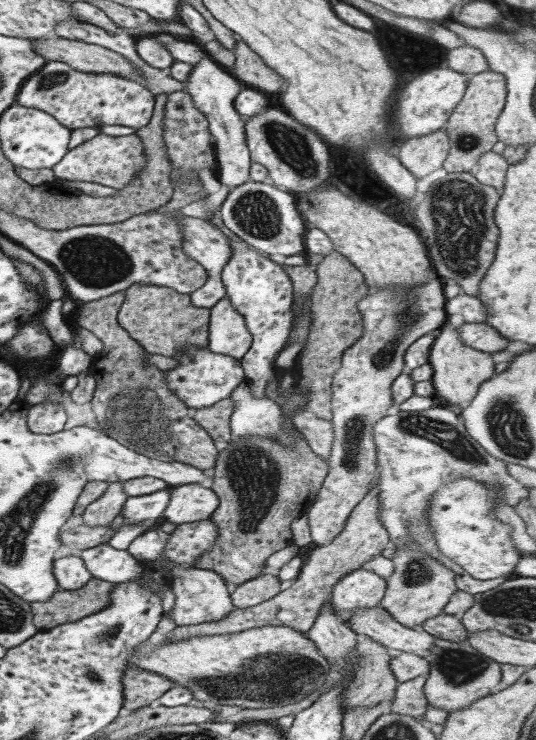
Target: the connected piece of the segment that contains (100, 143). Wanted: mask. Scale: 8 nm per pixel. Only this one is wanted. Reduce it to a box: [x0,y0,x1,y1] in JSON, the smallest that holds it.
[53,132,147,189]

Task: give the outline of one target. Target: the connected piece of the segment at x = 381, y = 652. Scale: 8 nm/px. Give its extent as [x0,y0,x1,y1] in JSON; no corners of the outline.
[342,636,399,711]

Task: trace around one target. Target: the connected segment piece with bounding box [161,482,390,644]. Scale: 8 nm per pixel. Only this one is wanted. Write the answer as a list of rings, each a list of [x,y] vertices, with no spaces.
[[[374,485],[366,497],[350,513],[342,532],[327,545],[319,545],[302,566],[301,572],[294,584],[288,589],[283,588],[274,598],[248,608],[234,608],[225,619],[214,623],[200,623],[188,626],[178,625],[161,644],[184,640],[193,636],[212,636],[213,634],[232,634],[249,628],[263,626],[289,626],[301,633],[308,632],[317,621],[322,605],[331,596],[332,589],[345,574],[360,569],[374,556],[380,556],[384,548],[390,546],[389,534],[379,517],[381,506],[380,490]]]

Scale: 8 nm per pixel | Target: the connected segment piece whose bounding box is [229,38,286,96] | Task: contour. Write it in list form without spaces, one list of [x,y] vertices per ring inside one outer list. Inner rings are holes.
[[[238,39],[233,52],[236,55],[235,65],[229,71],[245,87],[270,96],[273,93],[280,93],[280,88],[286,85],[280,74],[266,66],[263,58],[244,40]]]

